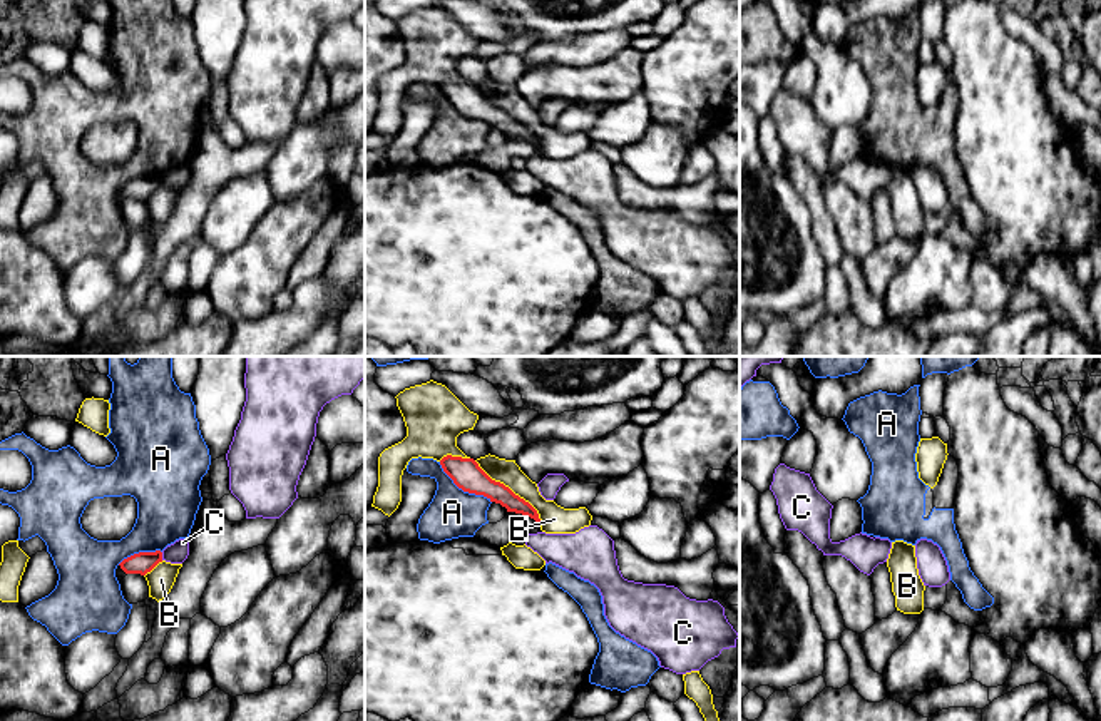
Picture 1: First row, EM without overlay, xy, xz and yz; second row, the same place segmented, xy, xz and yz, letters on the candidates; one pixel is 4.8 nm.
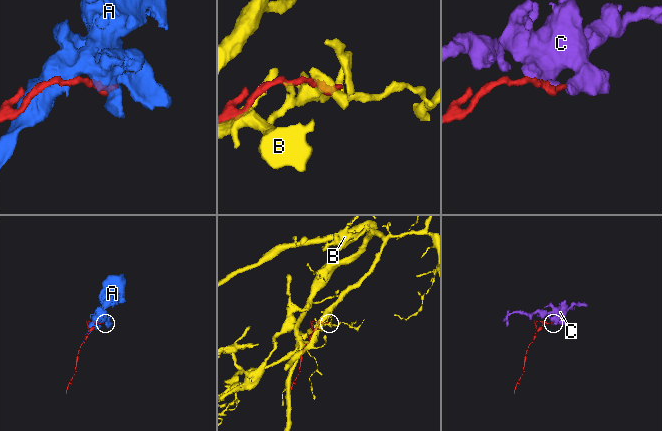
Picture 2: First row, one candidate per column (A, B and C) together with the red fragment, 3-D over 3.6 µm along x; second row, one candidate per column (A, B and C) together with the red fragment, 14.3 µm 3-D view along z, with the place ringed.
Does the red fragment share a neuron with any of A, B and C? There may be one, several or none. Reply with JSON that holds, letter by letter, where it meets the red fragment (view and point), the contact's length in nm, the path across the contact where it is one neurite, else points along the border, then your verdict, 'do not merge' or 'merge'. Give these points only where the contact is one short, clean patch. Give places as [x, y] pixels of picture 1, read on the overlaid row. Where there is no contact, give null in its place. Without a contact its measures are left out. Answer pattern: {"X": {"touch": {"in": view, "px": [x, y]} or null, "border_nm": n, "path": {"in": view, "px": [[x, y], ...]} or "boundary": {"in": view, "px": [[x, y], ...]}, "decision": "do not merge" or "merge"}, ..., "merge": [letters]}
{"A": {"touch": {"in": "xz", "px": [462, 489]}, "border_nm": 320, "decision": "do not merge"}, "B": {"touch": {"in": "xz", "px": [509, 489]}, "border_nm": 440, "decision": "do not merge"}, "C": {"touch": {"in": "xy", "px": [161, 556]}, "border_nm": 40, "boundary": {"in": "xy", "px": [[161, 552], [163, 559]]}, "decision": "do not merge"}, "merge": []}

